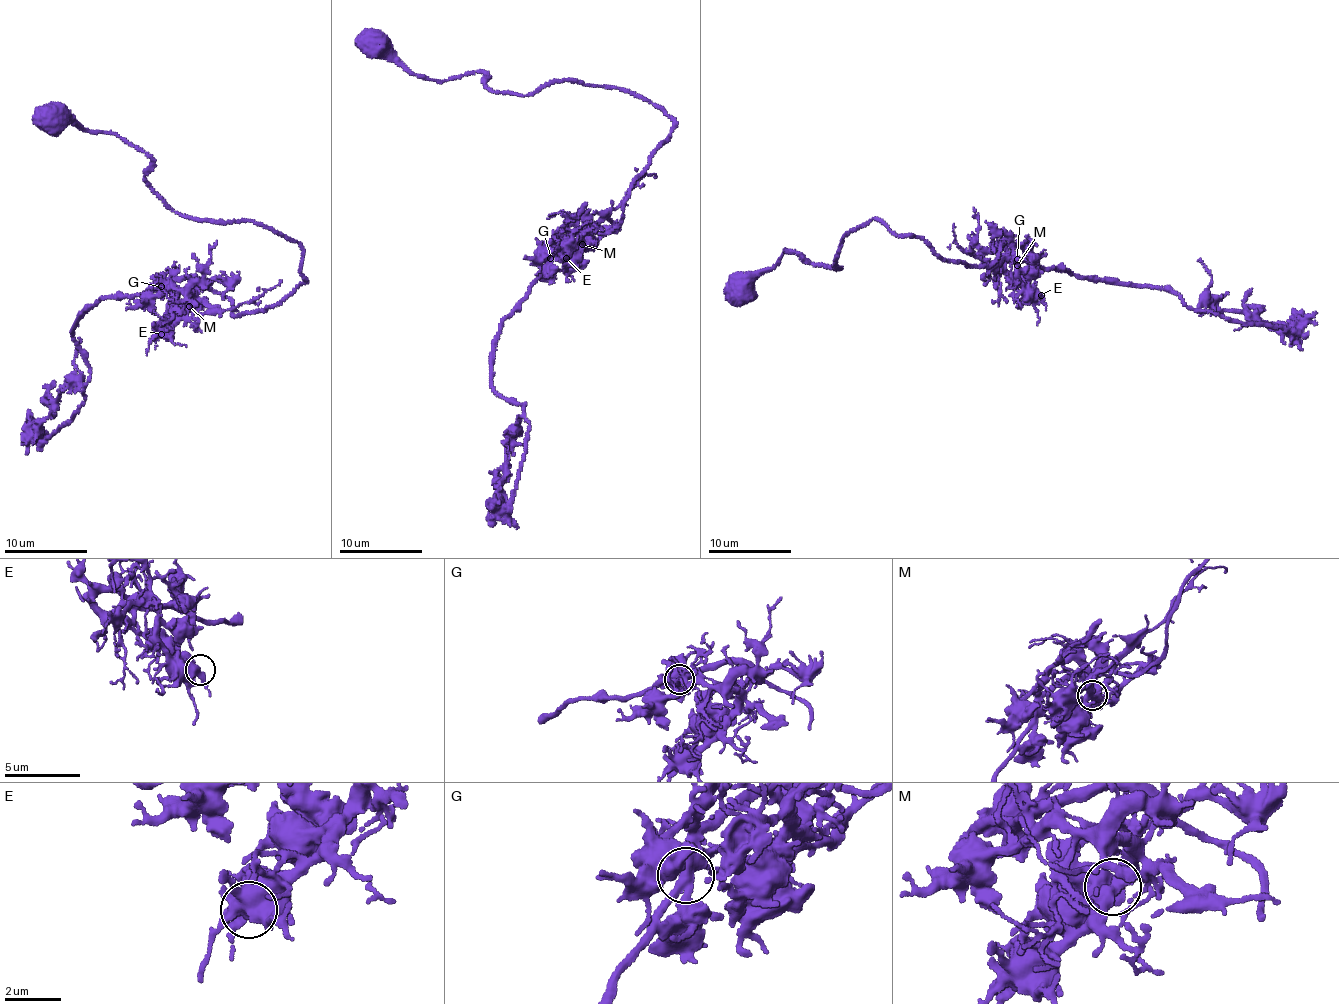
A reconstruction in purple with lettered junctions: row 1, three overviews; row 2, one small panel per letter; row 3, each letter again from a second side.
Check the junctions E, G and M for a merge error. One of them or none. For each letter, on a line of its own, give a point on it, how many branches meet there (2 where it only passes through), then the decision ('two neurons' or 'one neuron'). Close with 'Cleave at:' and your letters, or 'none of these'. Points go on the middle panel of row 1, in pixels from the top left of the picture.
E: place (566, 258); branches 3; one neuron
G: place (550, 258); branches 4; one neuron
M: place (582, 244); branches 3; one neuron
Cleave at: none of these

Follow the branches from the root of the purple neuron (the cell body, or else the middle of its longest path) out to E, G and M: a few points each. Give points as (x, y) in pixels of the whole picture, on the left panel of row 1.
E: (49, 120), (148, 153), (179, 214), (298, 243), (304, 280), (281, 303), (202, 301), (161, 334)
G: (49, 120), (148, 153), (179, 214), (262, 223), (302, 252), (301, 285), (266, 312), (160, 286)
M: (49, 120), (148, 153), (147, 181), (179, 214), (262, 223), (298, 243), (304, 280), (266, 312), (188, 306)

